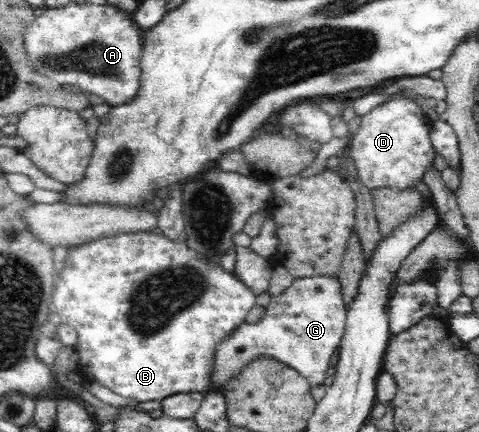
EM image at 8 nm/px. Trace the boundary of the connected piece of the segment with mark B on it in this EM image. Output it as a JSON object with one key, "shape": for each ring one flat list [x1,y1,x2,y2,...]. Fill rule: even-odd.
{"shape":[[128,232,102,236,74,245,67,252,64,271,55,278,51,307,57,321,77,331,76,365,84,379,97,381,138,403,209,390,208,375,216,345,242,325,246,313,254,307,255,295,248,286,226,273,216,261,201,257,183,241,172,242,164,234]]}

